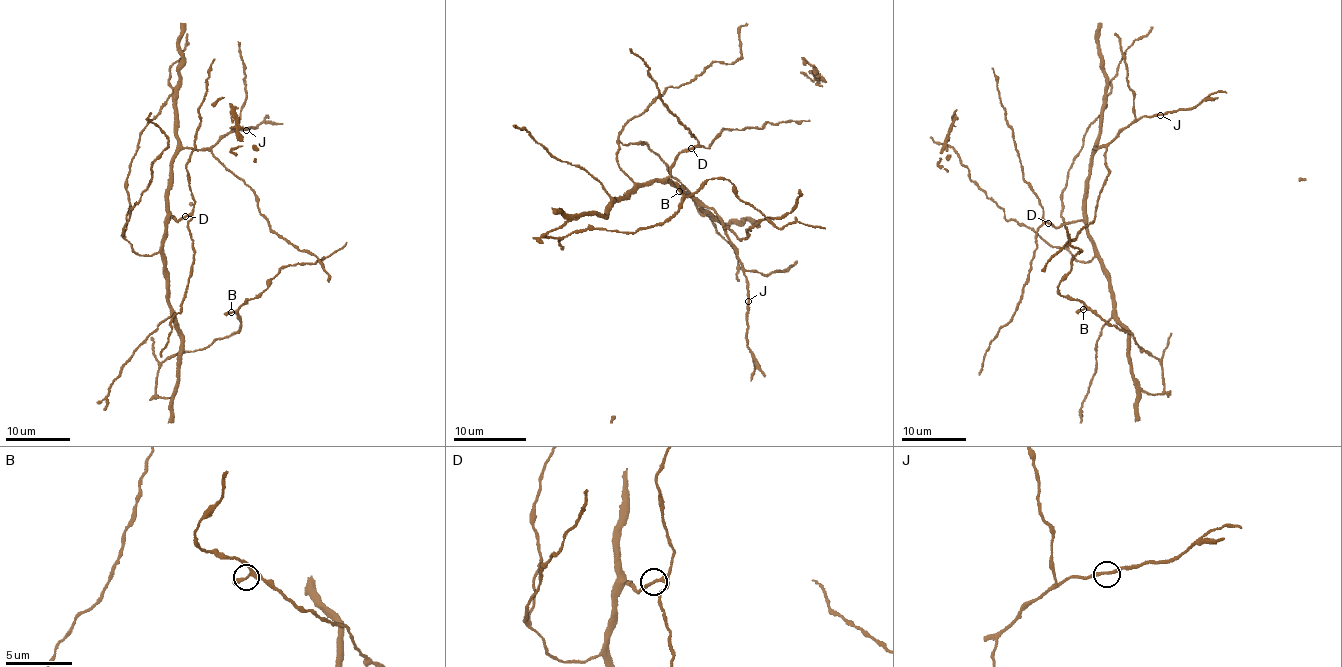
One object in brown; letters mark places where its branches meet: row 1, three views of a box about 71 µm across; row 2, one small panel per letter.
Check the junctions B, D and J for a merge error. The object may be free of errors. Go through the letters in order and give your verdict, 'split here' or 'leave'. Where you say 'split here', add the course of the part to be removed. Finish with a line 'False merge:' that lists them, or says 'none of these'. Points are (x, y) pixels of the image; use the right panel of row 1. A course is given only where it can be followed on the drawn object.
B: leave
D: leave
J: leave
False merge: none of these

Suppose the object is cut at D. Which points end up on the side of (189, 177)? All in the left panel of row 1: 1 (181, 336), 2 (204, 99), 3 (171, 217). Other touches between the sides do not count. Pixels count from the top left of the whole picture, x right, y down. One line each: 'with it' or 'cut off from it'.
1: cut off from it
2: with it
3: cut off from it

